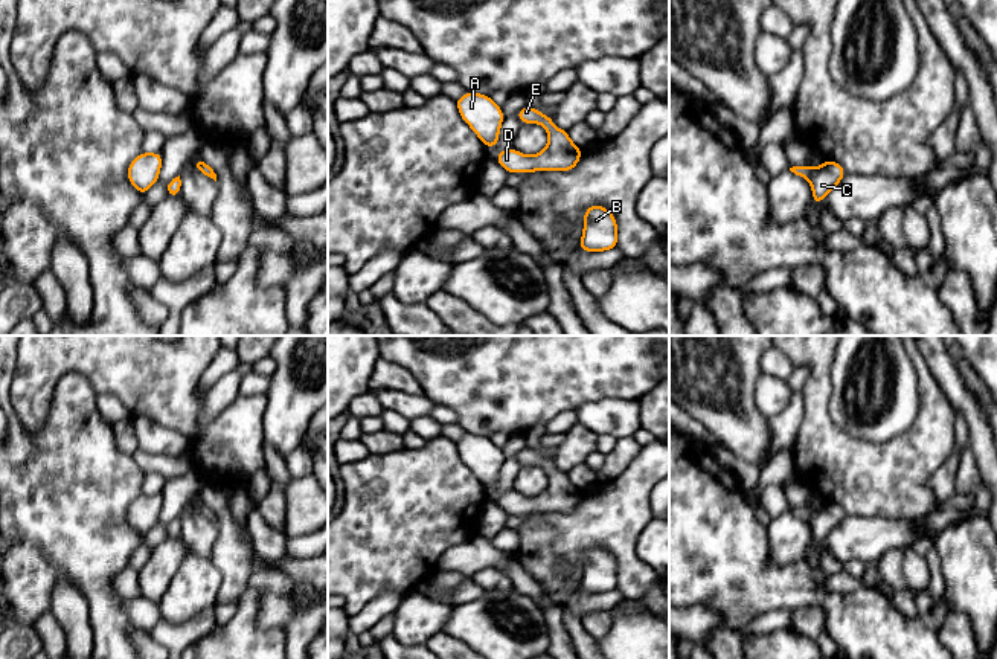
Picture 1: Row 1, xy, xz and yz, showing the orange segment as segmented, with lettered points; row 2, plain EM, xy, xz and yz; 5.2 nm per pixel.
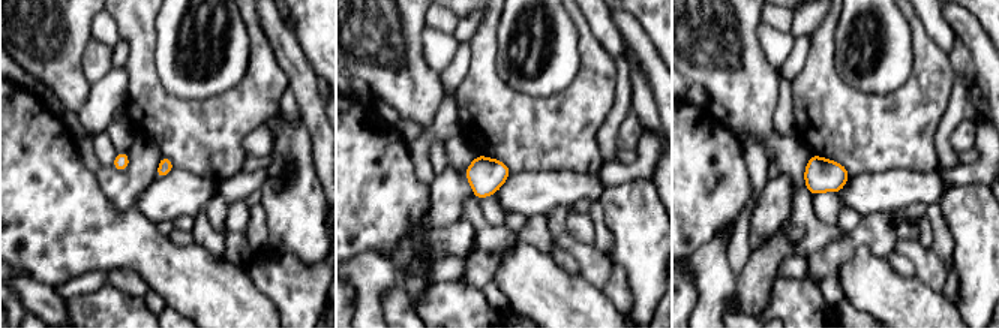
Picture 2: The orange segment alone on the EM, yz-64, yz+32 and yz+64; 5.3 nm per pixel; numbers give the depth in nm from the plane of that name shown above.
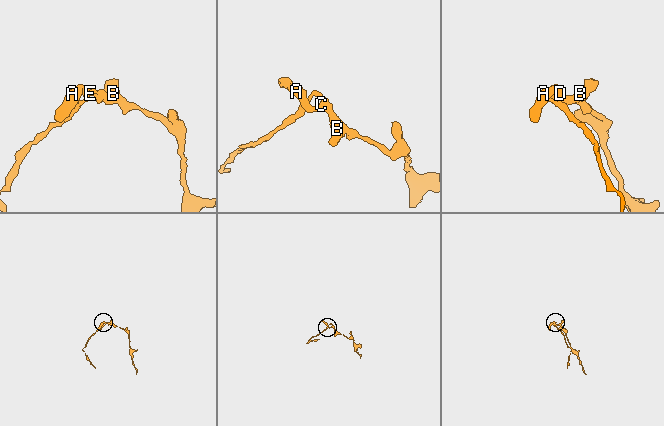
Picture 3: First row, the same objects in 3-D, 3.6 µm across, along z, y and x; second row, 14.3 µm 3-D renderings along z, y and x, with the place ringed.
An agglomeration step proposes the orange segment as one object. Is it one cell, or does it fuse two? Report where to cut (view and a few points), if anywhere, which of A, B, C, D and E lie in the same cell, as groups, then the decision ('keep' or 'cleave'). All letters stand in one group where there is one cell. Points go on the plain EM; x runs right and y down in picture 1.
no cut | A B C D E | keep

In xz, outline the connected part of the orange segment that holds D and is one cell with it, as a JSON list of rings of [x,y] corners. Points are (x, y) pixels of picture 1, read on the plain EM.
[[[524,447],[518,452],[517,459],[521,465],[543,467],[547,471],[549,484],[546,490],[535,497],[526,497],[514,490],[503,491],[495,500],[500,508],[509,516],[552,511],[572,513],[576,510],[582,491],[570,482],[566,471],[555,468],[550,458]]]

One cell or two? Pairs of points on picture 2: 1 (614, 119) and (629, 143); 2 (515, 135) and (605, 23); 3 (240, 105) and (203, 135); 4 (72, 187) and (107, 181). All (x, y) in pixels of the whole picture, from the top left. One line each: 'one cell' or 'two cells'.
1: two cells
2: two cells
3: one cell
4: two cells

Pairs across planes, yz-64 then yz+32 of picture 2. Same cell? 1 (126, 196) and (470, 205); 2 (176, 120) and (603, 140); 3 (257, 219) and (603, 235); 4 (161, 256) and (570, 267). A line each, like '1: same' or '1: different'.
1: different
2: different
3: same
4: different

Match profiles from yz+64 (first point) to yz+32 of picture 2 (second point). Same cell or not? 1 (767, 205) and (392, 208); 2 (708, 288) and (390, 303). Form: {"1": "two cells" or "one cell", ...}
{"1": "two cells", "2": "two cells"}

